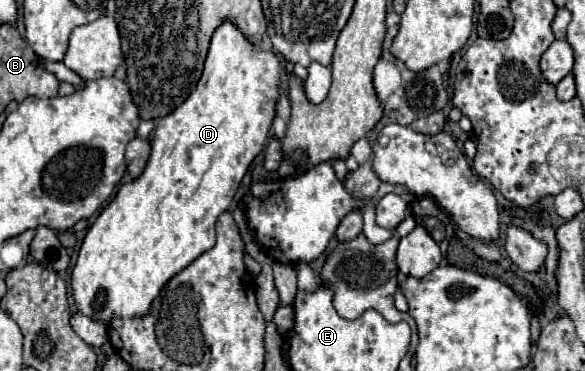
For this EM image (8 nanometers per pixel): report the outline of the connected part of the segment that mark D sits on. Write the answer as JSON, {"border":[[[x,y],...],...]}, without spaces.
{"border":[[[223,22],[215,30],[197,88],[175,112],[165,116],[155,130],[147,168],[139,178],[119,188],[81,244],[77,264],[71,272],[71,288],[75,306],[83,316],[109,324],[113,316],[137,318],[147,314],[159,290],[179,274],[183,266],[189,266],[199,254],[215,246],[217,218],[229,208],[249,164],[267,144],[275,104],[279,100],[279,78],[281,68],[273,52],[249,44],[243,32],[231,22]]]}

